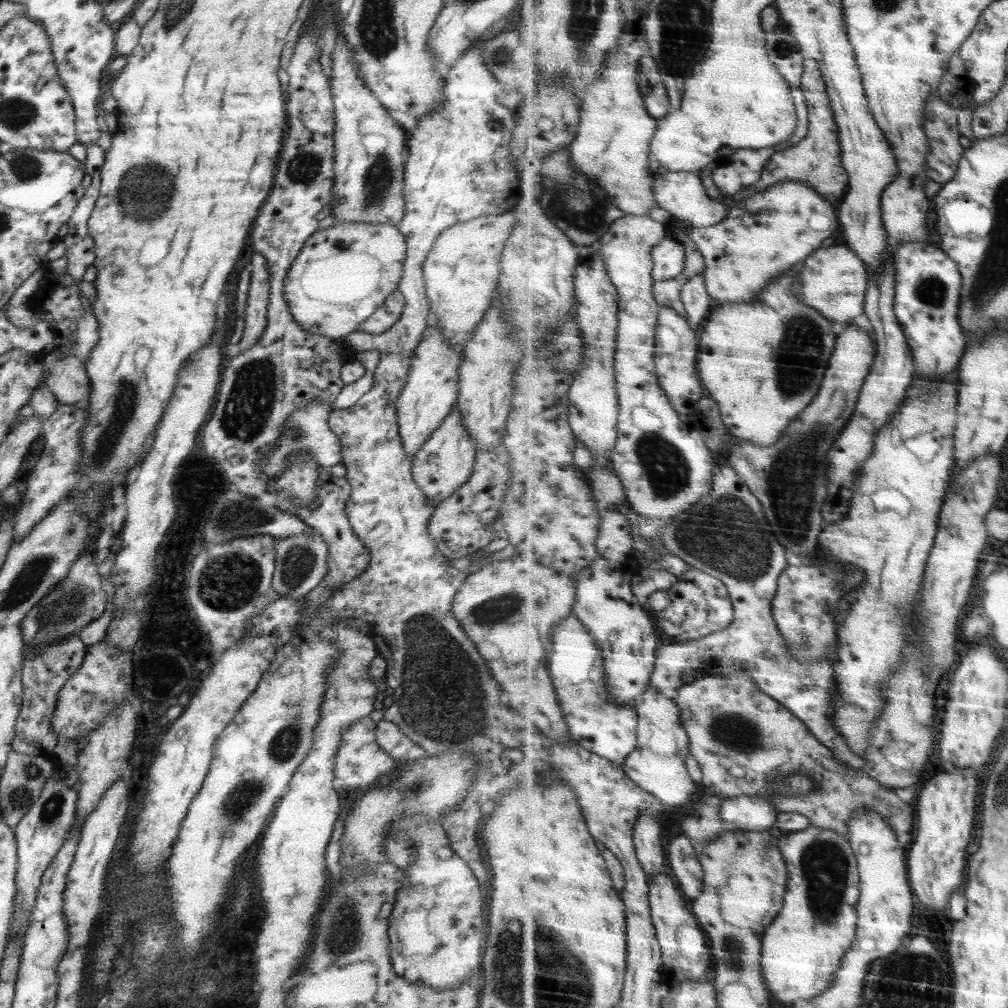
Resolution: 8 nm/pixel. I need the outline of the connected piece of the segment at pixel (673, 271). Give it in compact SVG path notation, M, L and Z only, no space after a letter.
M667 236L658 246L654 247L653 257L655 262L653 276L656 281L676 280L686 270L685 245L676 239Z

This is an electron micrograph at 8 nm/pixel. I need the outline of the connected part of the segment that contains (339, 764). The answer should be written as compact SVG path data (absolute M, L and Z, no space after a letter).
M369 716L357 720L342 733L340 744L334 759L334 774L344 780L344 792L349 789L368 790L370 784L376 782L378 777L385 772L392 774L396 768L396 762L377 743L375 730L377 722Z

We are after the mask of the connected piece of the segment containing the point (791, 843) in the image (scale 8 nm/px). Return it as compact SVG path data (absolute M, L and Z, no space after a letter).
M814 824L806 830L781 835L780 844L790 870L790 884L785 896L785 908L776 922L768 927L763 940L763 976L775 1002L782 1006L798 1006L833 987L845 956L857 940L861 920L858 912L862 894L861 864L848 836Z

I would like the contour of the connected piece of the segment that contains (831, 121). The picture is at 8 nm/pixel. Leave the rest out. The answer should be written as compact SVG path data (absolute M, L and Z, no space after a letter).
M805 59L805 78L803 79L803 91L805 92L809 106L810 134L803 142L780 152L780 156L775 155L768 164L763 179L747 190L743 190L732 196L723 194L720 187L708 175L701 176L708 194L716 200L722 200L730 208L749 200L751 196L764 192L780 184L782 181L806 181L806 184L812 185L814 189L821 192L834 205L839 205L848 195L851 184L850 173L842 161L842 138L840 128L837 123L837 116L833 109L833 101L829 95L829 84L826 82L825 75L822 72L821 64L818 59Z

